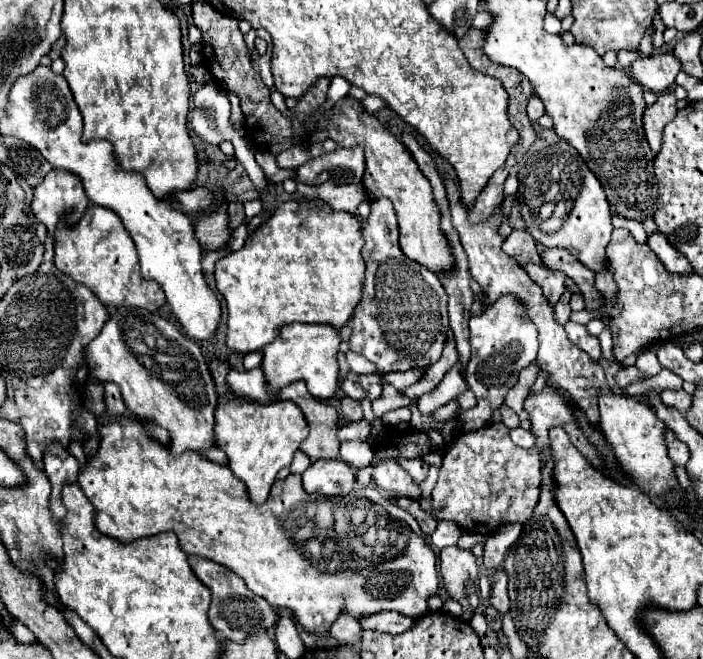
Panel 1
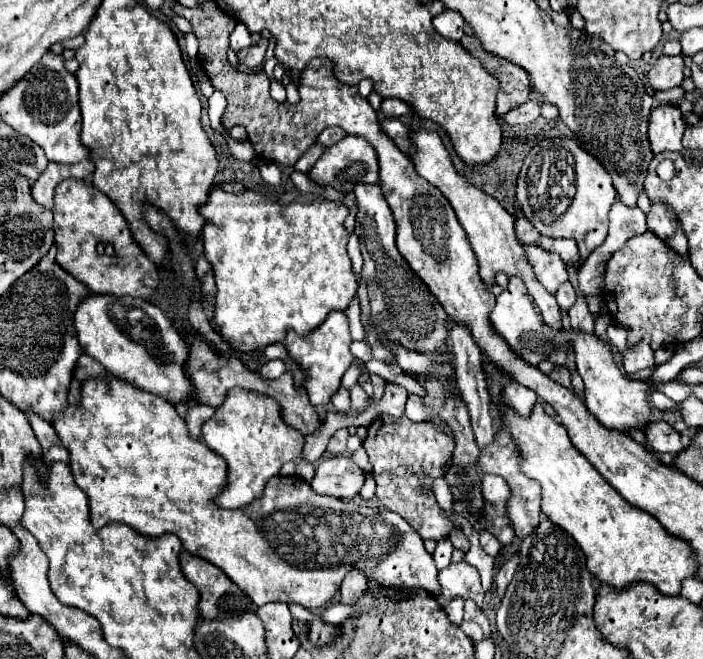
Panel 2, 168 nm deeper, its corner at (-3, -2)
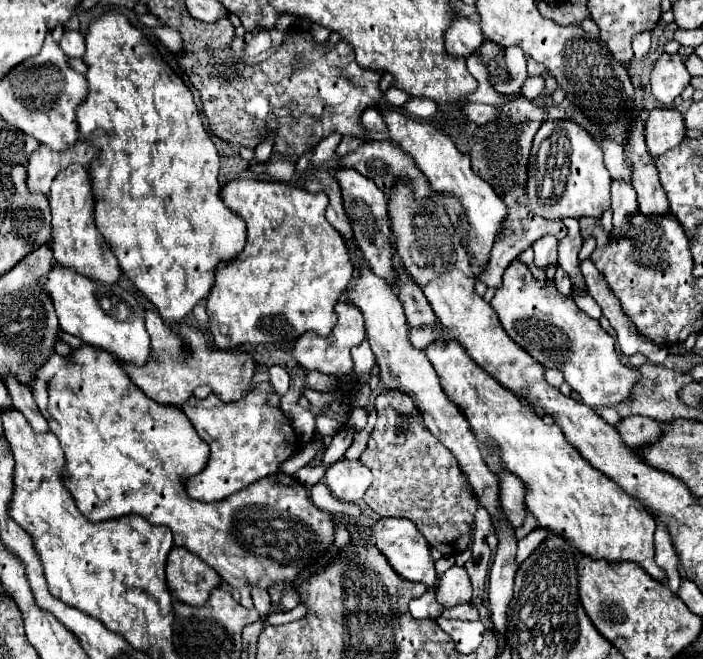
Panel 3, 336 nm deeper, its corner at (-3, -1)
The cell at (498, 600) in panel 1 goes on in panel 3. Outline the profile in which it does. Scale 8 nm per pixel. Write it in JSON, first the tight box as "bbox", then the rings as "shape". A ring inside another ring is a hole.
{"bbox":[516,527,548,564],"shape":[[[538,527],[532,533],[528,533],[526,537],[522,537],[517,543],[516,562],[518,564],[523,563],[534,552],[536,547],[546,539],[546,535],[548,535],[548,531]]]}

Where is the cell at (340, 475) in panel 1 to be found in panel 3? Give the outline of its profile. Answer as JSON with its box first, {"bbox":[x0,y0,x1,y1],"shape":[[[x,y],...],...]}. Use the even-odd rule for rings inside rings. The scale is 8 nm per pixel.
{"bbox":[326,459,372,503],"shape":[[[340,459],[326,469],[326,485],[340,501],[358,503],[372,485],[372,473],[360,461]]]}

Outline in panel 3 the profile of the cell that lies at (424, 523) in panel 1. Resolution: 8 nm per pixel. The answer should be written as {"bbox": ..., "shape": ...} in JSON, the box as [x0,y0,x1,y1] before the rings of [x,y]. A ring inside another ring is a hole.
{"bbox":[360,389,476,555],"shape":[[[386,389],[376,397],[376,409],[376,427],[360,457],[374,475],[372,485],[364,493],[364,503],[382,517],[410,519],[430,547],[436,547],[442,555],[458,555],[470,545],[476,499],[466,487],[456,457],[428,433],[408,395]]]}

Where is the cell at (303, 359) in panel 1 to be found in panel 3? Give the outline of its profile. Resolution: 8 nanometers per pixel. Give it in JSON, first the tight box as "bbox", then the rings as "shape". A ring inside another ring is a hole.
{"bbox":[292,301,366,377],"shape":[[[340,301],[336,305],[336,315],[338,315],[338,321],[328,337],[318,337],[314,333],[304,333],[302,337],[298,337],[298,341],[292,347],[292,357],[298,361],[298,365],[302,365],[306,369],[316,369],[324,375],[334,375],[334,377],[342,377],[352,371],[350,349],[366,339],[364,337],[364,317],[362,317],[360,309],[356,309],[354,305],[348,305],[344,301]]]}

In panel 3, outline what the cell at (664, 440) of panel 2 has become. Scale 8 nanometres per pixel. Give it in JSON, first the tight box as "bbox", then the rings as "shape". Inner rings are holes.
{"bbox":[616,415,662,447],"shape":[[[628,415],[618,427],[616,427],[624,439],[626,445],[630,447],[646,447],[656,443],[662,437],[662,427],[656,419],[652,417],[642,417],[642,415]]]}

